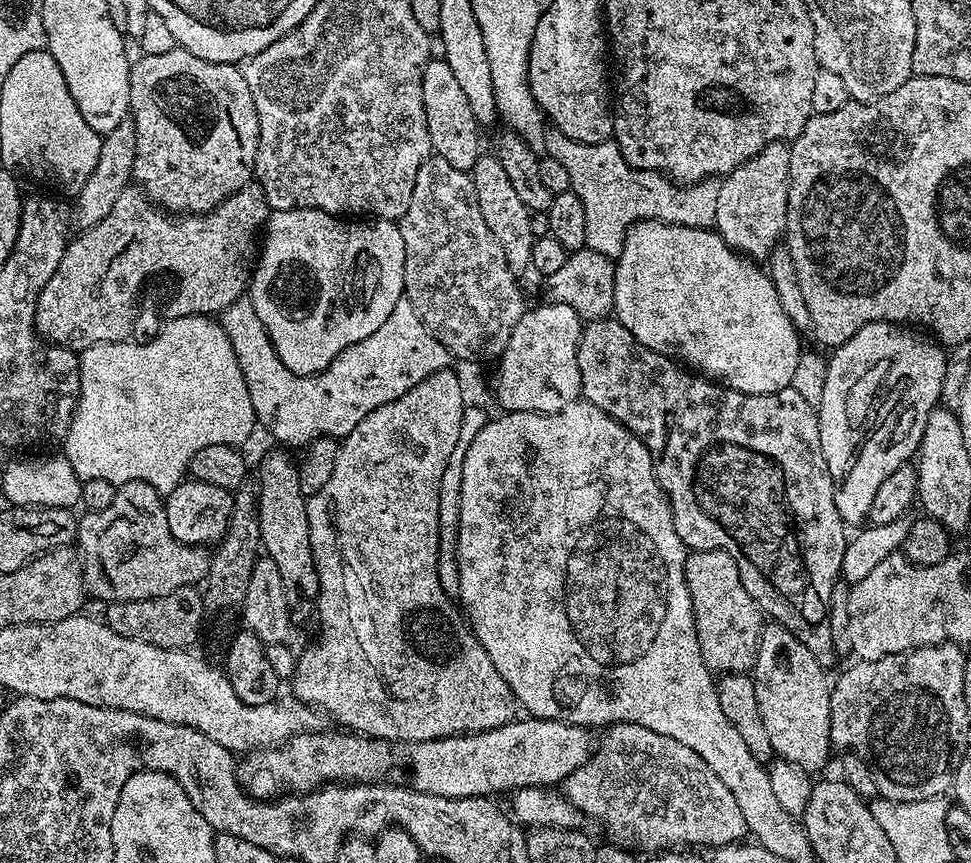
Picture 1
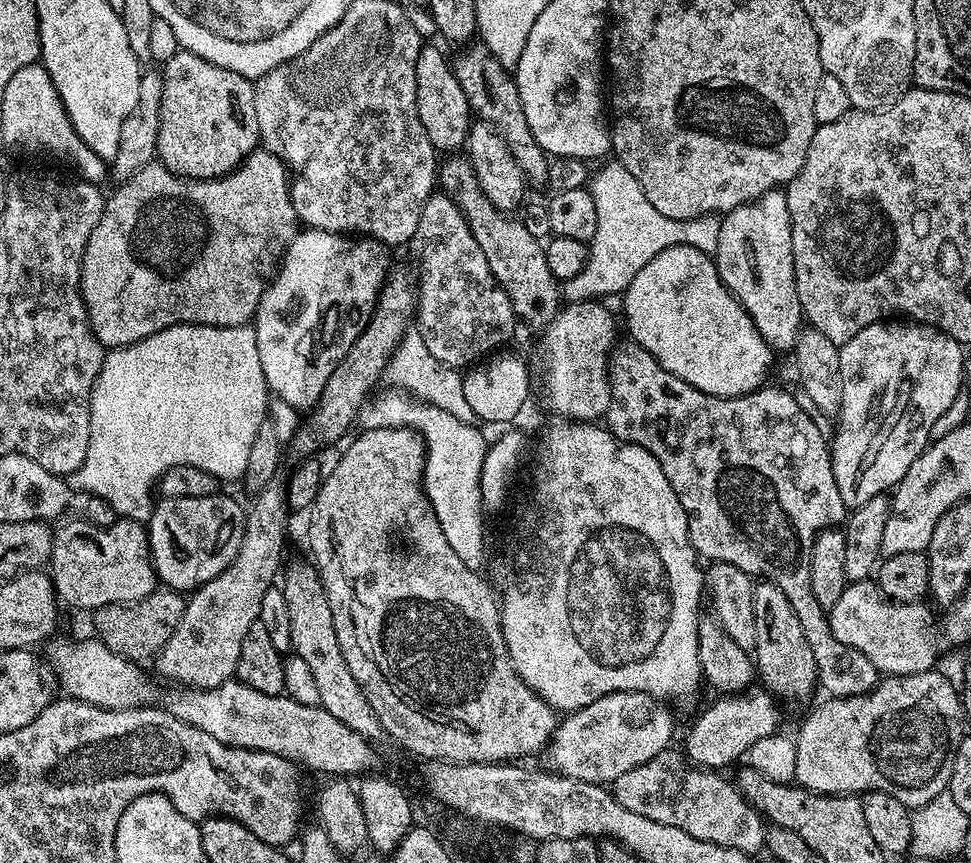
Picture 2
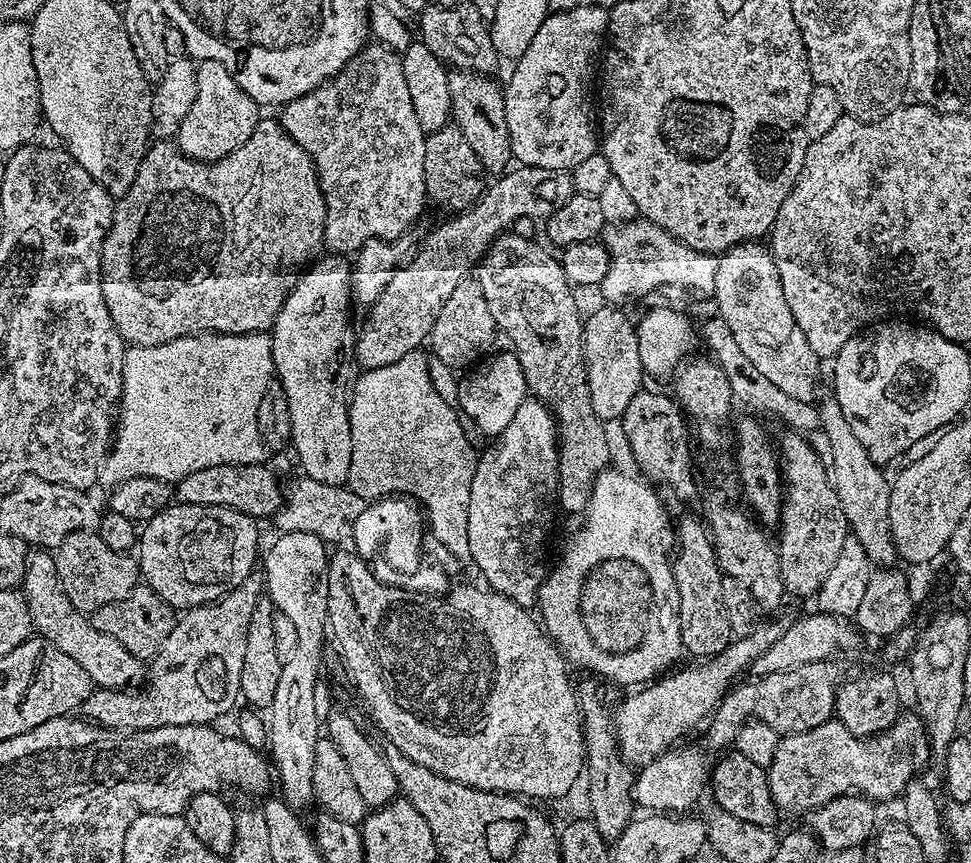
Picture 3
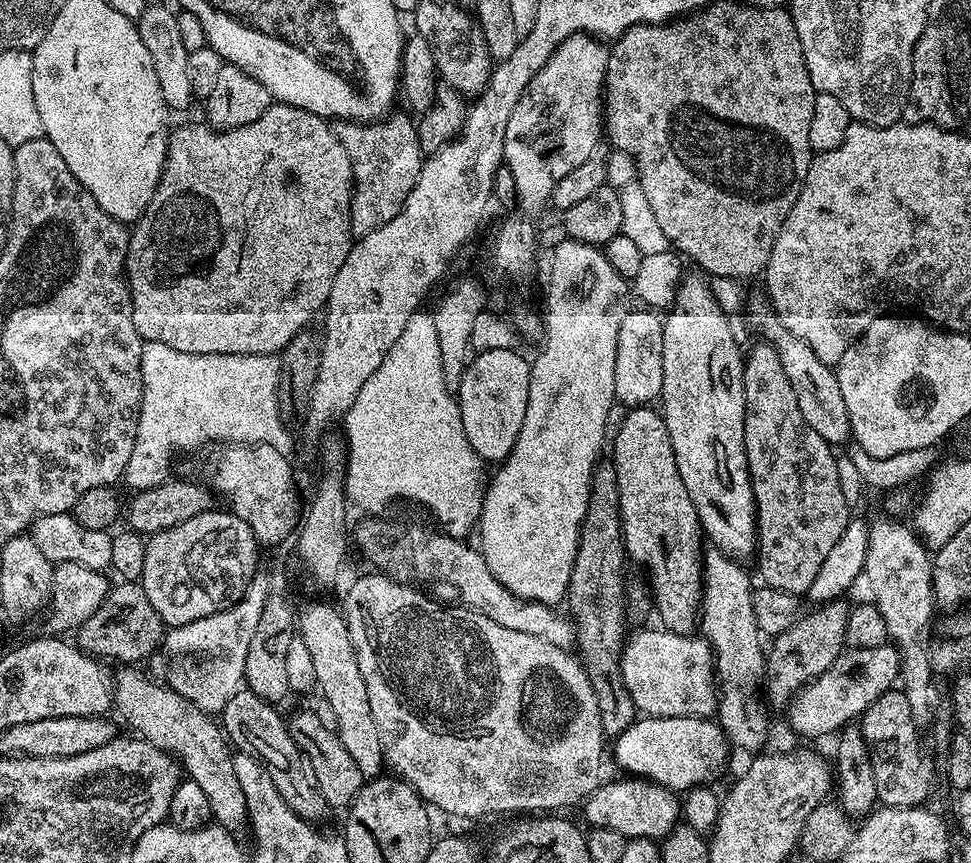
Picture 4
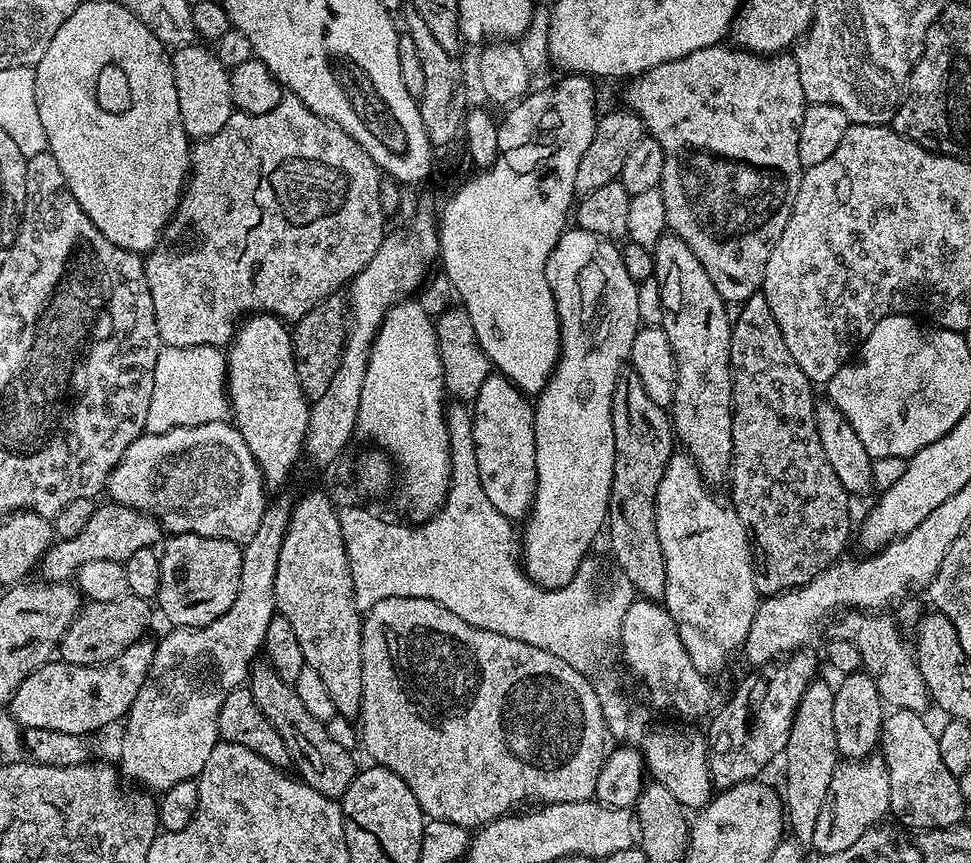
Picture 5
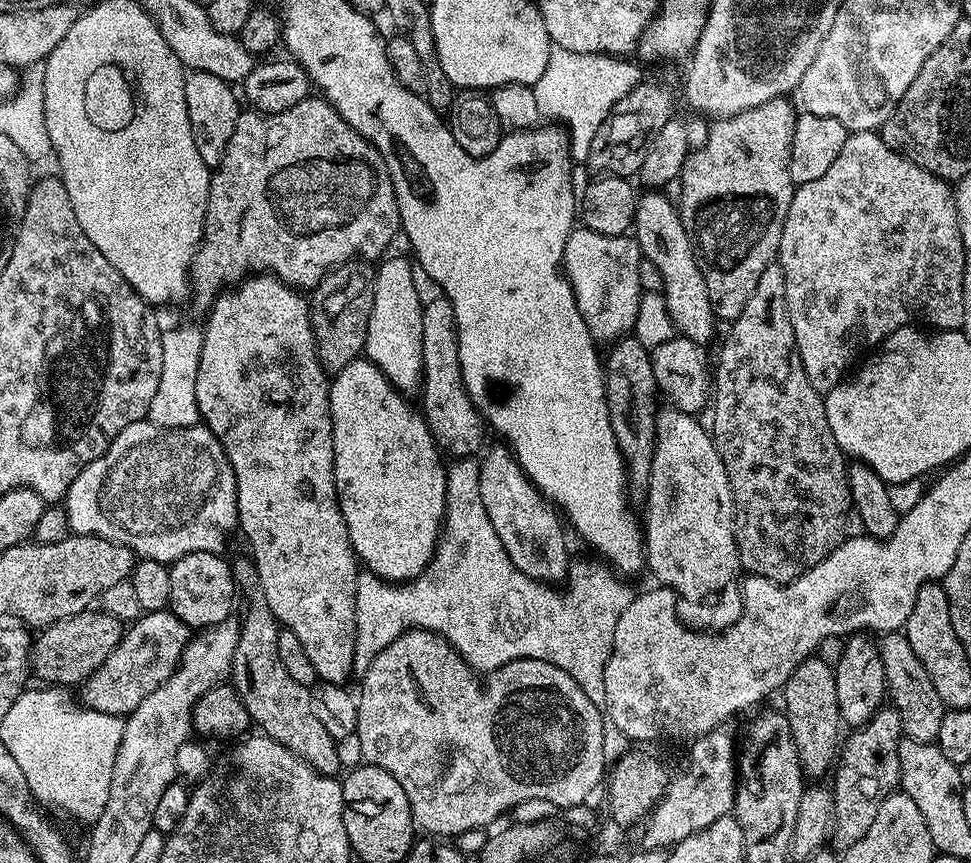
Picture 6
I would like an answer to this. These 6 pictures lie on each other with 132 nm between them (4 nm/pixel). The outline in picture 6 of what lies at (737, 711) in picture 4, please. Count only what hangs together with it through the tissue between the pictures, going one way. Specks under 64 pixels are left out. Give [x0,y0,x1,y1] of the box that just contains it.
[642,406,741,596]

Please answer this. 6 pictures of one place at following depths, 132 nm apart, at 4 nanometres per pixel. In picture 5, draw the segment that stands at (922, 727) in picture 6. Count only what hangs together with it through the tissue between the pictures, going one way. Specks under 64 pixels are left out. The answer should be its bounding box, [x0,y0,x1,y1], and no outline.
[827,608,930,714]

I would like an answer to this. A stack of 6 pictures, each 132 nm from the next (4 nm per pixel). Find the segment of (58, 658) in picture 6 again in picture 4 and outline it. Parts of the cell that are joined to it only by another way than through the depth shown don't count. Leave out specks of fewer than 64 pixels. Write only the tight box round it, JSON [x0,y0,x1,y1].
[74,582,166,662]

